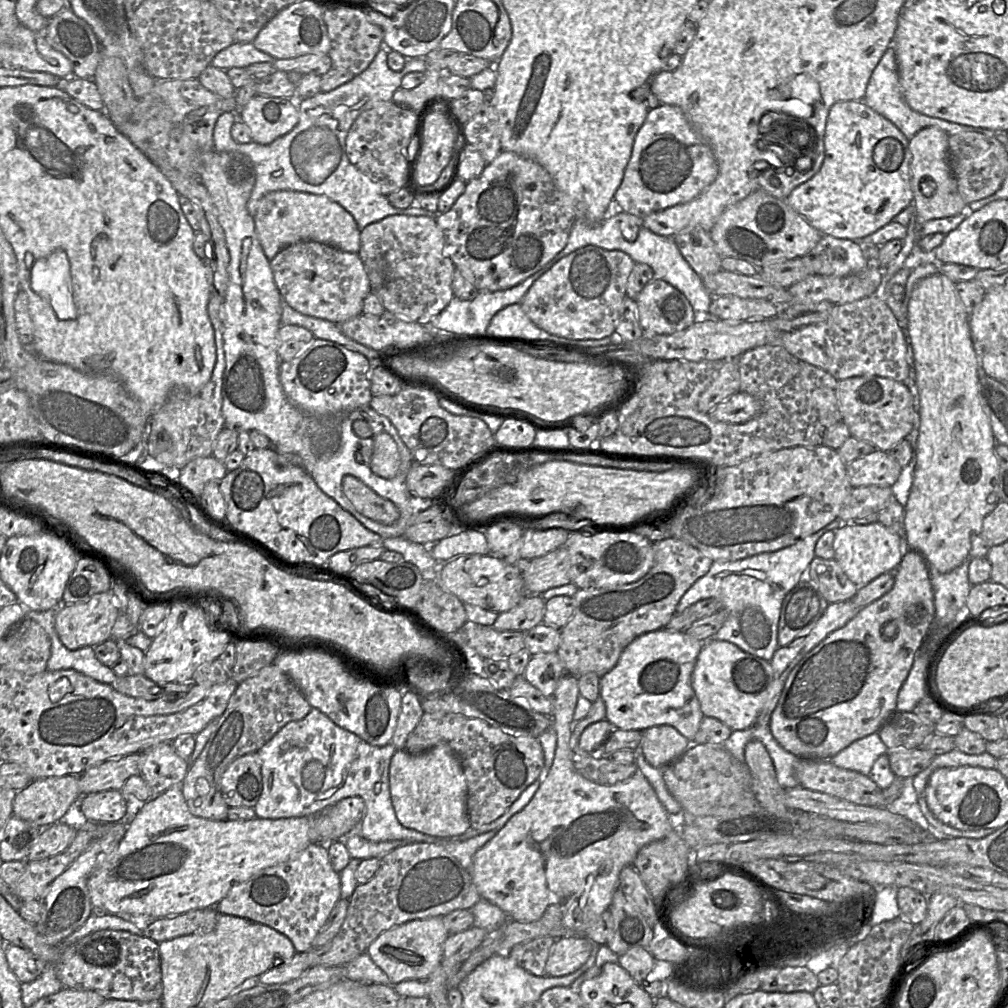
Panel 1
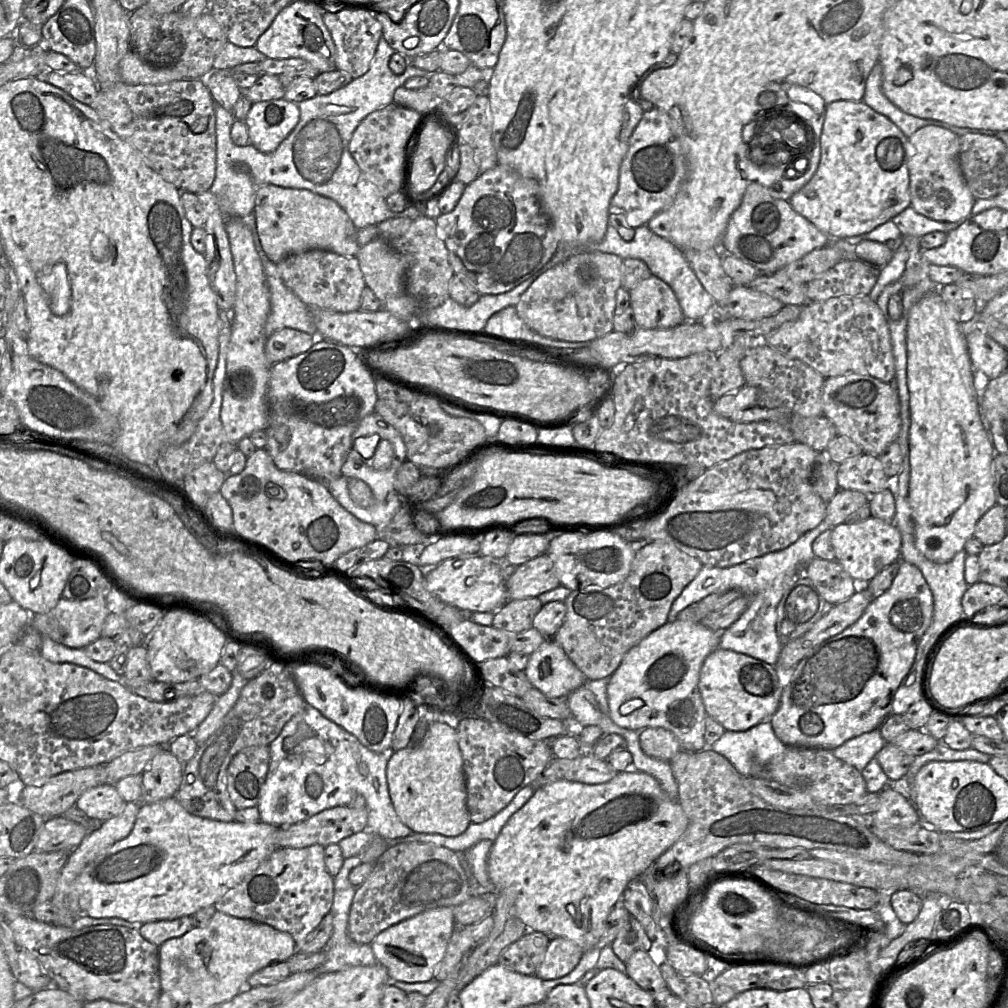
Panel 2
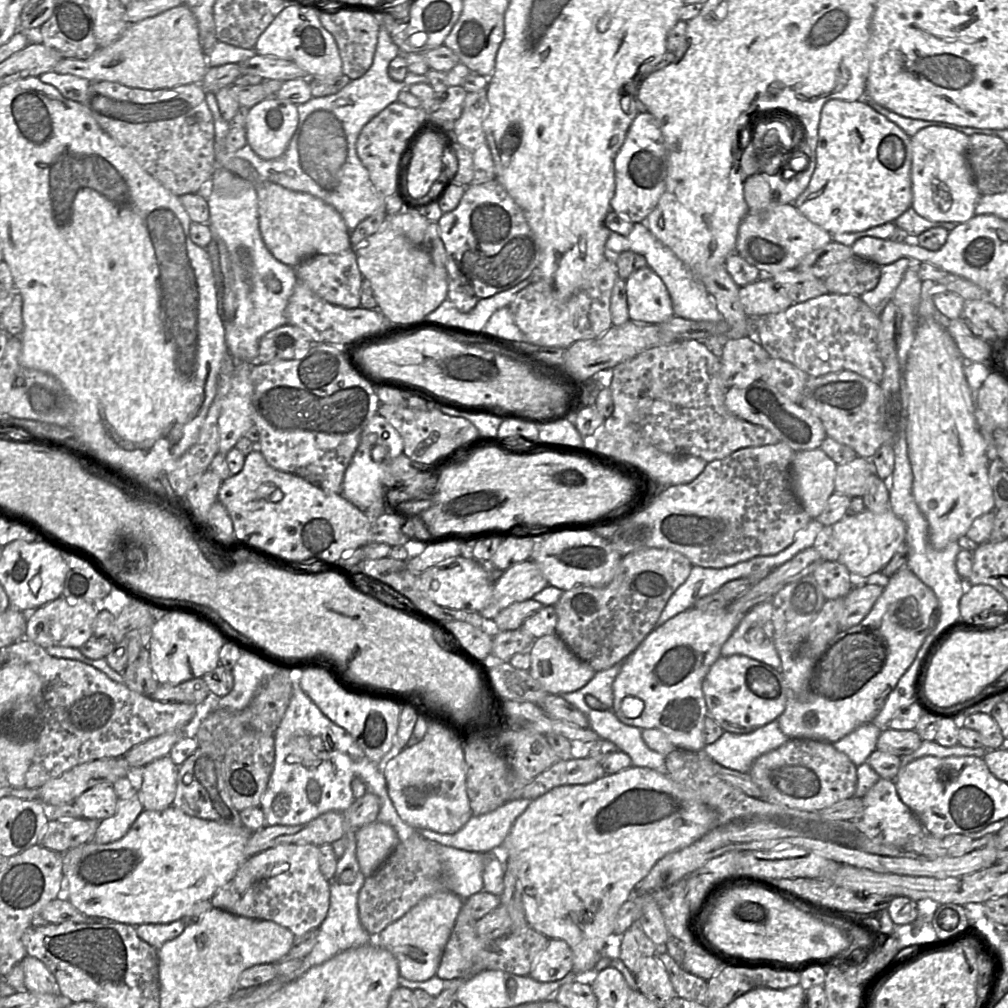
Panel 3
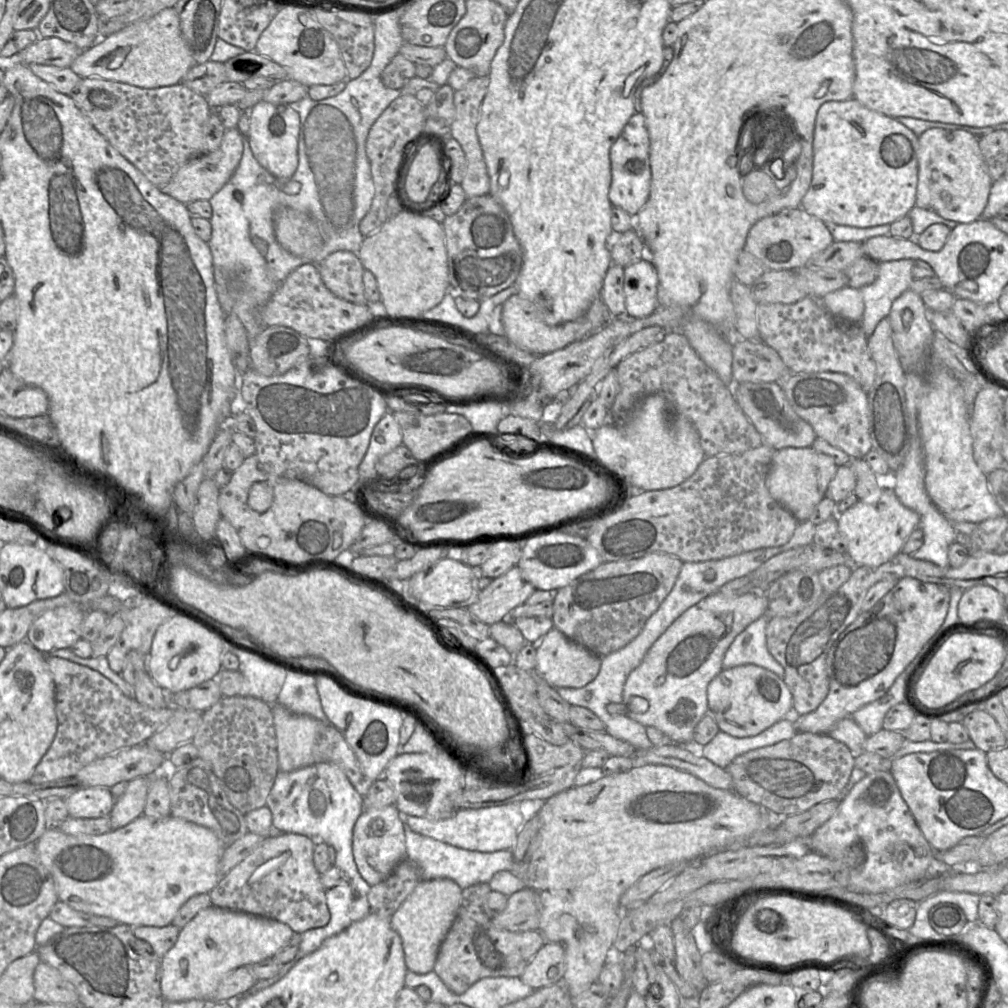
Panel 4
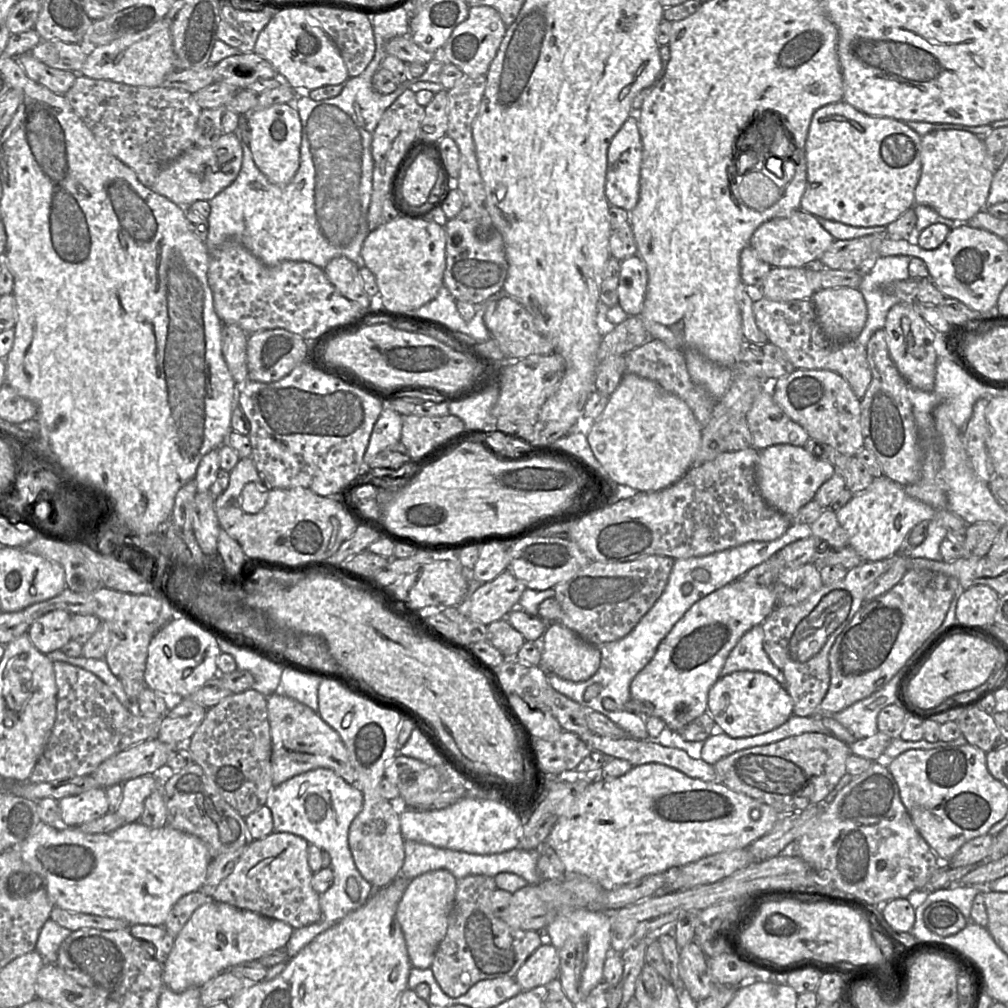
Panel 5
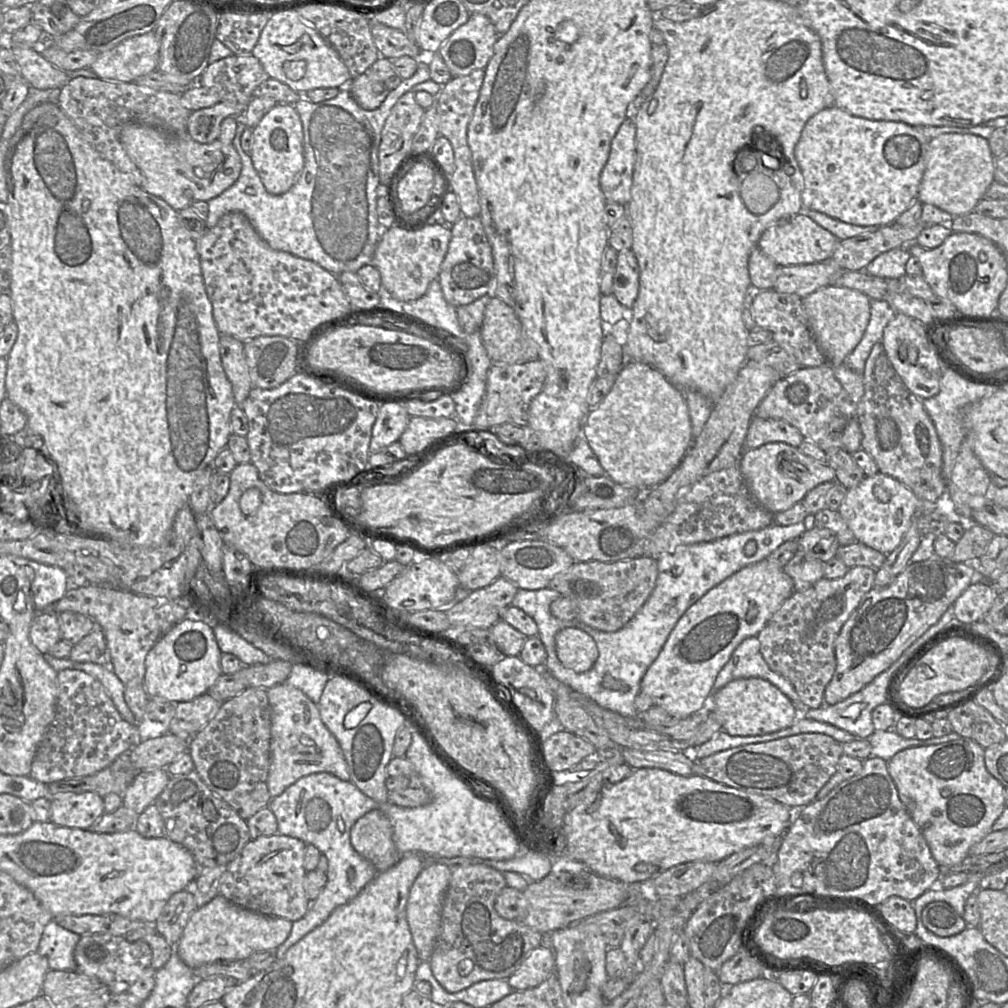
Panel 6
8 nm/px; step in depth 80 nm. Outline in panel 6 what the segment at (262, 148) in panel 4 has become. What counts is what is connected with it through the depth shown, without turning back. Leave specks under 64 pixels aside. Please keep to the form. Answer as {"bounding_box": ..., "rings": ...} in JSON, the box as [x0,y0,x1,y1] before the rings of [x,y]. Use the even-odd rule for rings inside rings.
{"bounding_box":[250,104,304,195],"rings":[[[276,104],[253,128],[250,151],[252,164],[265,189],[273,195],[287,192],[298,180],[304,167],[303,126],[293,104]]]}

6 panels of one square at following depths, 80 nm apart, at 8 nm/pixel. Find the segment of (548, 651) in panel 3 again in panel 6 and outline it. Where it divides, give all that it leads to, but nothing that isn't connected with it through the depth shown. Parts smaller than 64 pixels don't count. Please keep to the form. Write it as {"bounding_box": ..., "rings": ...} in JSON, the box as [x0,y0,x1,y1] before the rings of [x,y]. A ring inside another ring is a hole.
{"bounding_box":[555,628,598,673],"rings":[[[564,628],[555,636],[556,654],[561,664],[576,673],[589,671],[598,659],[595,641],[577,628]]]}

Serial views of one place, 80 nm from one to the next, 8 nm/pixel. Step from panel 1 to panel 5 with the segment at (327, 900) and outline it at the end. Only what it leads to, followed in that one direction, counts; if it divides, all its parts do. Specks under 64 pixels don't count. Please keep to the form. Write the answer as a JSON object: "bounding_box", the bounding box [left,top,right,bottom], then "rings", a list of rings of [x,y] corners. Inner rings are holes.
{"bounding_box":[212,832,322,929],"rings":[[[275,832],[250,841],[233,871],[220,882],[212,900],[286,922],[294,929],[322,919],[320,895],[312,887],[313,871],[308,864],[309,843],[302,837]]]}

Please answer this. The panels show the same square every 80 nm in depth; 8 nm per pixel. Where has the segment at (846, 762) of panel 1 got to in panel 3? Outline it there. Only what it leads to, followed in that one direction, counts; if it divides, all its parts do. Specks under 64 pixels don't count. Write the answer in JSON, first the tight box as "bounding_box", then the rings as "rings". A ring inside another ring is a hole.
{"bounding_box":[832,722,882,767],"rings":[[[872,722],[864,723],[832,745],[836,750],[847,755],[857,767],[865,763],[870,754],[876,750],[881,732],[882,730]]]}

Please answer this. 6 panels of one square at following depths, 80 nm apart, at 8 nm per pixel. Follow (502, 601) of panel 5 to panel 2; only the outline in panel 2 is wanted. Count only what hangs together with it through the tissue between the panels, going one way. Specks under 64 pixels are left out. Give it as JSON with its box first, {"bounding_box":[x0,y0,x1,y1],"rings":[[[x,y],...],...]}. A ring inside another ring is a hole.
{"bounding_box":[506,553,560,600],"rings":[[[546,553],[517,566],[506,580],[508,600],[538,597],[560,585],[554,563]]]}

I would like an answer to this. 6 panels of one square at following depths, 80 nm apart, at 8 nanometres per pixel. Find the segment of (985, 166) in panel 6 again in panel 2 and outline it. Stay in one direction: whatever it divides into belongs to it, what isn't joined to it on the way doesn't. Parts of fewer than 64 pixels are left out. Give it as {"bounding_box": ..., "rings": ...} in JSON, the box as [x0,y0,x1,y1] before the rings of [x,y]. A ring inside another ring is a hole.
{"bounding_box":[908,126,975,222],"rings":[[[924,126],[908,138],[908,171],[911,206],[936,221],[956,222],[973,216],[975,202],[959,164],[959,136],[939,126]]]}

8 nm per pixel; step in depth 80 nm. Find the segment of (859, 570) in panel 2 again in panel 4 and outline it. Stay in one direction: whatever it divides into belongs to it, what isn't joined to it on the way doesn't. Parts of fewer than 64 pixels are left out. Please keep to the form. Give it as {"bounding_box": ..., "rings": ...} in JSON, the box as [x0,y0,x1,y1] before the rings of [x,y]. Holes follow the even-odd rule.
{"bounding_box":[837,482,920,567],"rings":[[[883,482],[882,494],[876,503],[864,503],[859,500],[854,506],[850,507],[849,509],[845,510],[844,512],[839,513],[837,516],[838,529],[842,535],[842,537],[844,538],[845,544],[846,544],[846,553],[855,566],[879,567],[882,564],[891,560],[896,554],[901,552],[901,550],[902,550],[906,540],[910,536],[910,534],[917,527],[919,527],[919,522],[920,522],[919,514],[911,509],[905,507],[900,502],[900,500],[897,498],[893,488],[884,488],[884,482]]]}

